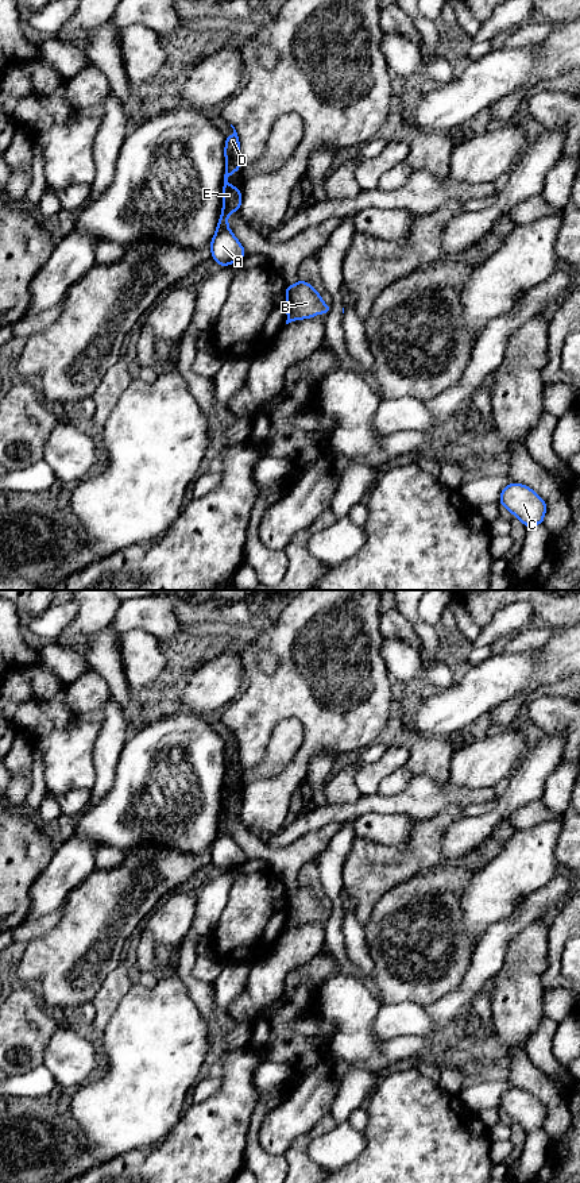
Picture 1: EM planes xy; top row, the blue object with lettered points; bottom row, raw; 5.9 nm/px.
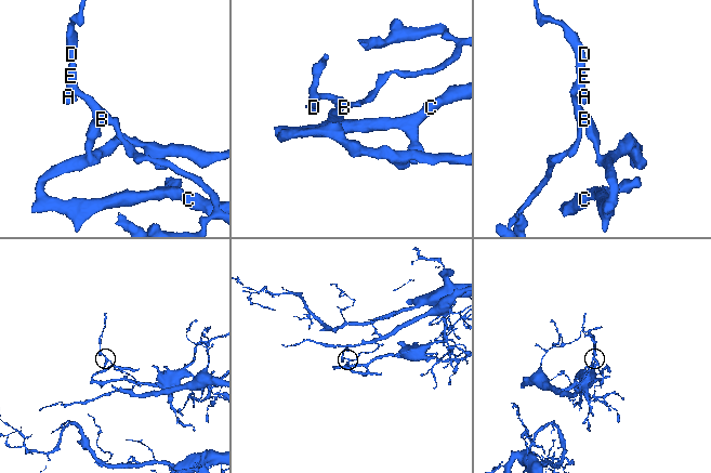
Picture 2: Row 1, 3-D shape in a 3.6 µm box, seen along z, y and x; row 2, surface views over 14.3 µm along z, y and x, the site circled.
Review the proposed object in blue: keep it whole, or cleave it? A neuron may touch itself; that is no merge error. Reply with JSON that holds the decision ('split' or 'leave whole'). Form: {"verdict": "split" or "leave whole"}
{"verdict": "split"}

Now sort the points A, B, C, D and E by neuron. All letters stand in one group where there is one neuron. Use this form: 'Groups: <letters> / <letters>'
Groups: A B D E / C

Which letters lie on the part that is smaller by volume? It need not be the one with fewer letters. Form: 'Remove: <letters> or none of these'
Remove: C

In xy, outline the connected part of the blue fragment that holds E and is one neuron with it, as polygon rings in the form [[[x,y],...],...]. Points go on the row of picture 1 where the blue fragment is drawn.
[[[232,124],[231,127],[233,128],[233,134],[225,138],[225,149],[224,149],[224,154],[225,154],[225,174],[224,174],[224,186],[223,186],[224,204],[221,209],[221,216],[216,227],[216,234],[210,240],[212,258],[220,265],[220,267],[235,263],[247,254],[241,243],[236,239],[236,236],[228,227],[228,215],[235,211],[239,211],[241,207],[240,189],[237,186],[232,186],[228,184],[228,177],[241,167],[240,153],[239,153],[239,144],[240,144],[239,135]]]

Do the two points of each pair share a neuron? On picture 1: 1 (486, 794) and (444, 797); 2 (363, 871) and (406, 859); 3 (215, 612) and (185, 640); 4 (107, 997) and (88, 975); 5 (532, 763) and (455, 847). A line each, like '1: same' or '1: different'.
1: same
2: same
3: different
4: different
5: same

